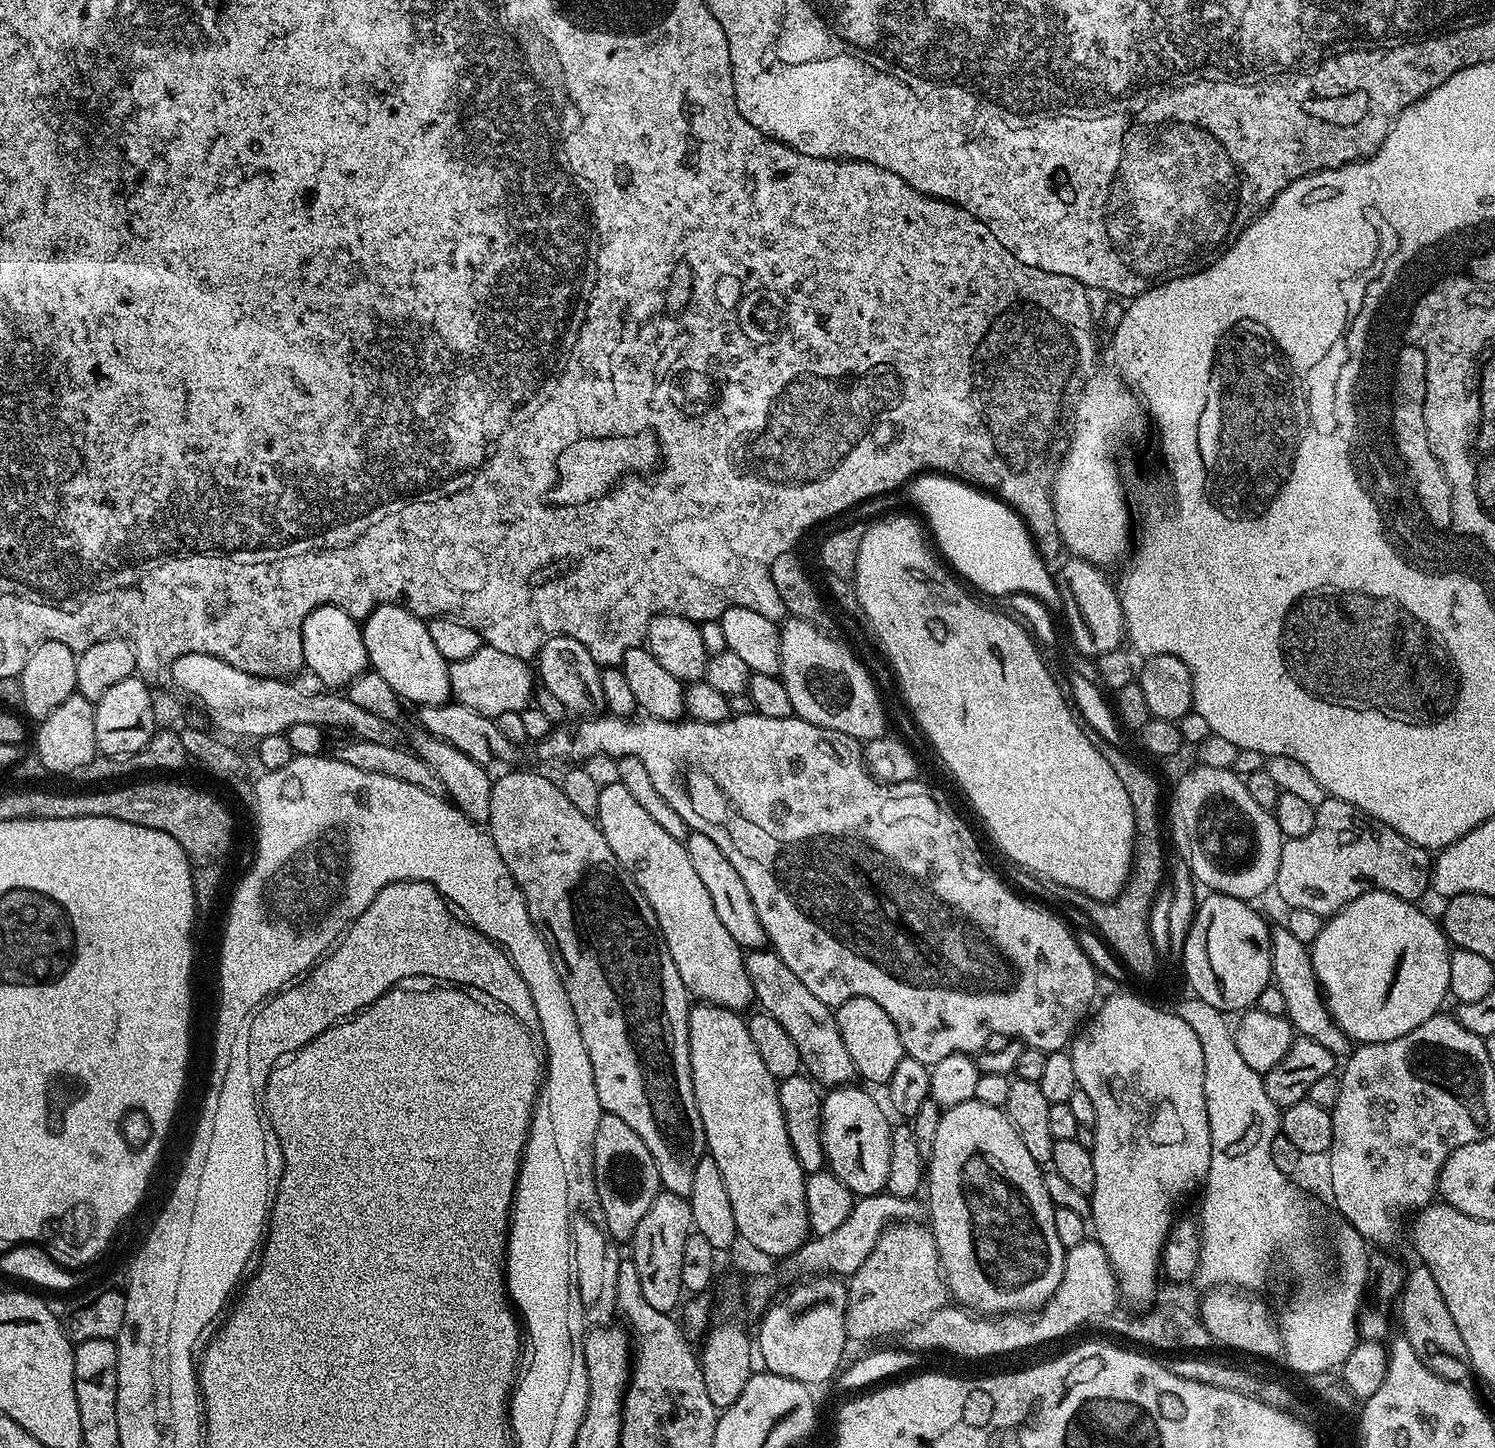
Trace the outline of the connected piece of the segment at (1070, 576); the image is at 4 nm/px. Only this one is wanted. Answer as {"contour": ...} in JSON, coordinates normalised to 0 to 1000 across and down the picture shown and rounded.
{"contour":[[[712,386],[710,394],[706,395],[708,410],[710,413],[710,426],[714,430],[720,451],[732,454],[753,444],[752,422],[747,407],[738,398],[736,393],[728,387]]]}

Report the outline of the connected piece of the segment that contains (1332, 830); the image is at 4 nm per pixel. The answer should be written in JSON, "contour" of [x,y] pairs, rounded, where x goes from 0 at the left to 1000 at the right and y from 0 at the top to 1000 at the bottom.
{"contour":[[[886,551],[884,555],[880,556],[879,573],[876,573],[874,579],[859,580],[852,616],[860,622],[862,627],[879,628],[879,631],[884,634],[894,632],[903,623],[906,623],[906,620],[918,615],[929,616],[938,622],[947,623],[958,610],[959,596],[956,586],[950,586],[946,581],[938,579],[938,576],[903,557],[903,554]]]}

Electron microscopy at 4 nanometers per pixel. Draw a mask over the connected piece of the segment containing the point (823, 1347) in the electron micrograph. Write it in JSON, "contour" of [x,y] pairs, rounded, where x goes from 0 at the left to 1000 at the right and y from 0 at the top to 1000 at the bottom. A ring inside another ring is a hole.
{"contour":[[[538,895],[538,898],[532,898],[530,903],[518,903],[515,901],[510,908],[506,931],[513,947],[541,957],[546,957],[560,950],[567,930],[562,928],[562,909],[559,901],[554,903],[551,898],[540,898],[540,895]]]}

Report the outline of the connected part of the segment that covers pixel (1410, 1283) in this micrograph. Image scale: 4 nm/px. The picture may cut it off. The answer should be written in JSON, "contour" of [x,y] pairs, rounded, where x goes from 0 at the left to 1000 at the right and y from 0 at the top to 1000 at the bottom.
{"contour":[[[945,872],[945,876],[941,876],[939,882],[939,887],[936,890],[935,896],[935,913],[939,916],[938,920],[938,925],[946,930],[946,935],[948,935],[950,940],[962,952],[967,952],[973,956],[979,956],[981,950],[985,950],[983,935],[981,935],[981,927],[978,927],[978,921],[975,919],[975,916],[973,916],[973,910],[970,907],[970,904],[967,903],[967,896],[965,896],[965,891],[962,891],[962,887],[959,885],[959,881],[953,873]]]}

